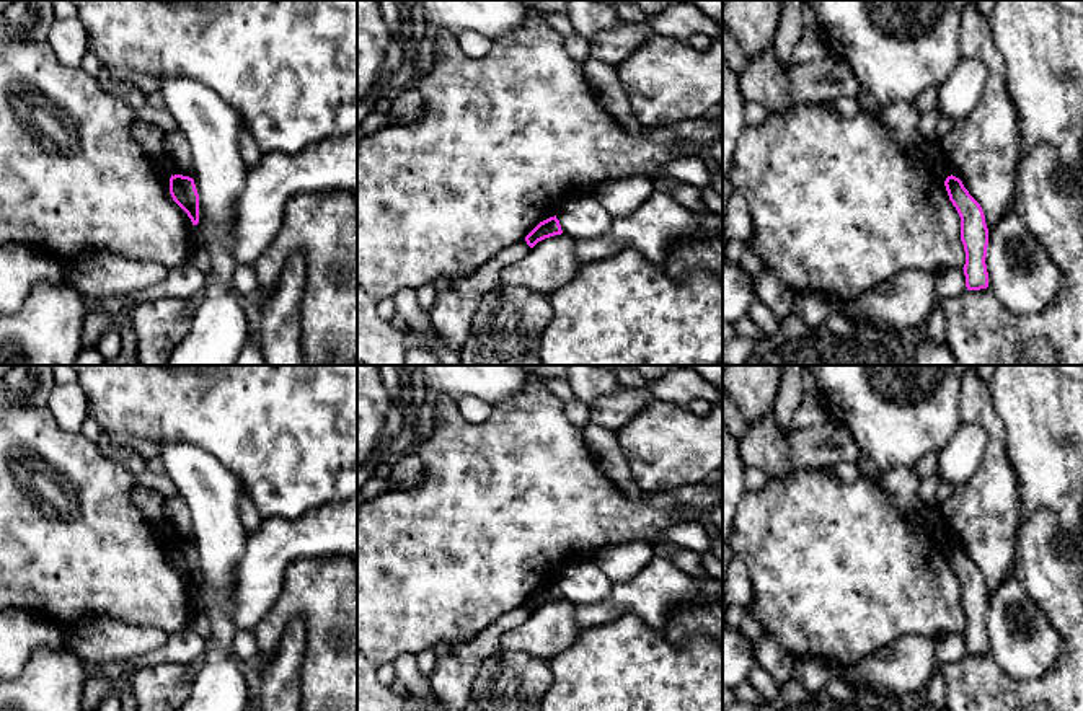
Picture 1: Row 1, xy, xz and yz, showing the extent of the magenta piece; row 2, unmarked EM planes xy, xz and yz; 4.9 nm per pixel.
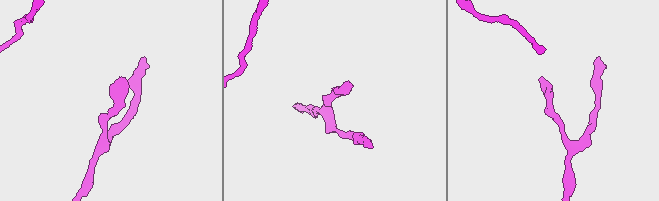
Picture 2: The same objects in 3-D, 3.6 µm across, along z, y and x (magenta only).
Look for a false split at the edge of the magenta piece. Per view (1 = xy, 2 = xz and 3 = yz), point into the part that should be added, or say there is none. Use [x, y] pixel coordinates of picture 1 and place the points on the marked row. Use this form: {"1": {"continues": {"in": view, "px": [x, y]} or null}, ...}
{"1": {"continues": null}, "2": {"continues": null}, "3": {"continues": null}}

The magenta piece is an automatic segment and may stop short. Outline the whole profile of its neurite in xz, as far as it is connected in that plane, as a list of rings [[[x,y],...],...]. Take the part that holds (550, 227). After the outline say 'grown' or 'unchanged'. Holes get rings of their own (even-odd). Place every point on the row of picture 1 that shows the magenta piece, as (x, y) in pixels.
[[[550,217],[543,222],[540,222],[527,236],[525,241],[530,248],[533,248],[538,241],[555,236],[555,235],[561,235],[561,225],[559,220],[555,217]]]; unchanged

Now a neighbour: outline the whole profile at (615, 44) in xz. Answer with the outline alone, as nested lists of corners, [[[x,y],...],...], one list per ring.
[[[621,21],[589,39],[590,57],[617,67],[652,34],[648,21]]]

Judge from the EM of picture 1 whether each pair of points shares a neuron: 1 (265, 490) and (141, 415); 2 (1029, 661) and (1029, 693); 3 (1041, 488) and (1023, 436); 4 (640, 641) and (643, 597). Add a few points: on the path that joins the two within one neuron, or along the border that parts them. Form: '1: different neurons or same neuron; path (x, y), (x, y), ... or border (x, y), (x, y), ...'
1: same neuron; path (240, 457), (198, 415), (173, 415)
2: different neurons; border (1059, 656), (1031, 679), (1012, 679), (995, 662)
3: same neuron; path (1041, 475), (1041, 454), (1036, 449)
4: different neurons; border (604, 625), (625, 615), (638, 615), (661, 631)

